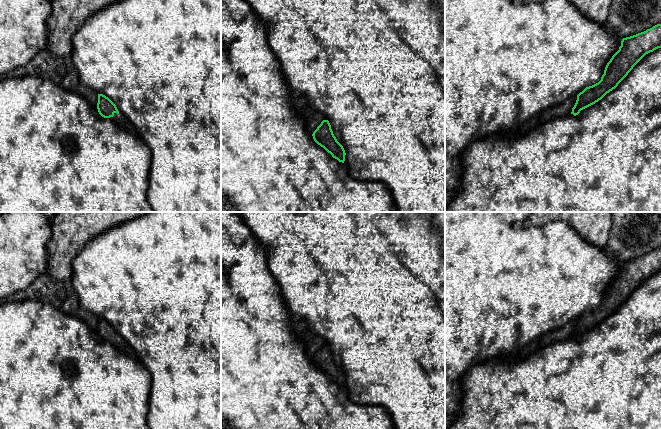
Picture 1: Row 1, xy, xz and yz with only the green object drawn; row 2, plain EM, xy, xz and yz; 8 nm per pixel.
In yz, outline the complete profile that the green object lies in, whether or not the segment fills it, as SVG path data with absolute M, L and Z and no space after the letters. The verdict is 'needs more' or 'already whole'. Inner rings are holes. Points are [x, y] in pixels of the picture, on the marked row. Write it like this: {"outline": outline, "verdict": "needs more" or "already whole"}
{"outline": "M661 24L636 35L623 38L619 50L607 63L601 80L586 87L577 95L571 114L576 116L581 110L601 100L618 86L646 54L658 48L661 48Z", "verdict": "already whole"}

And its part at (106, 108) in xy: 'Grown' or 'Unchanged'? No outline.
Unchanged

